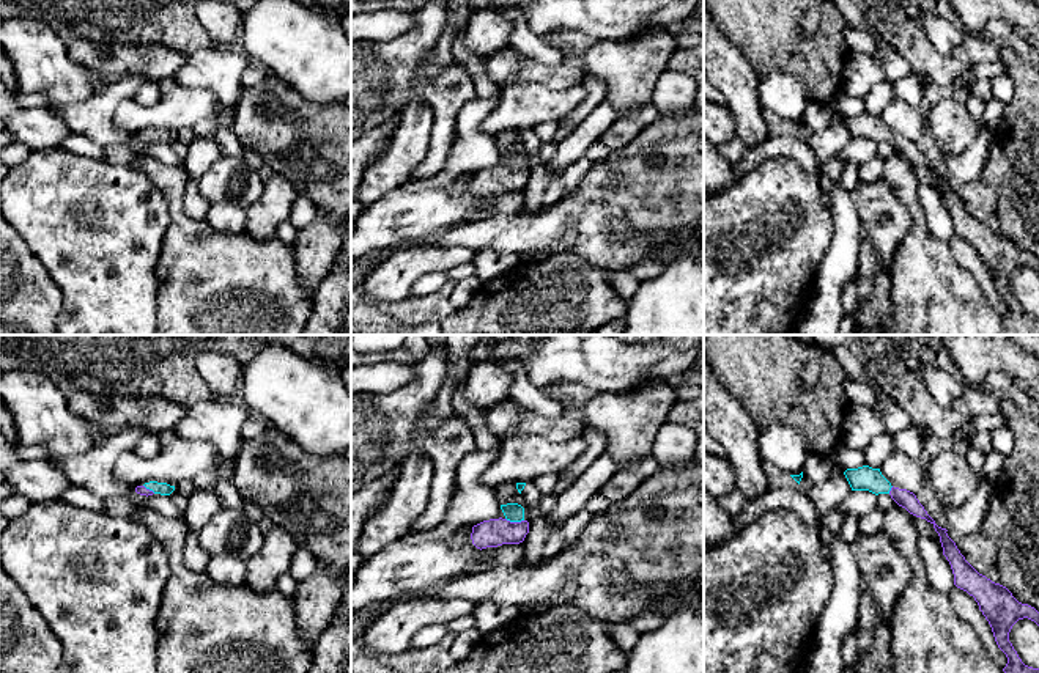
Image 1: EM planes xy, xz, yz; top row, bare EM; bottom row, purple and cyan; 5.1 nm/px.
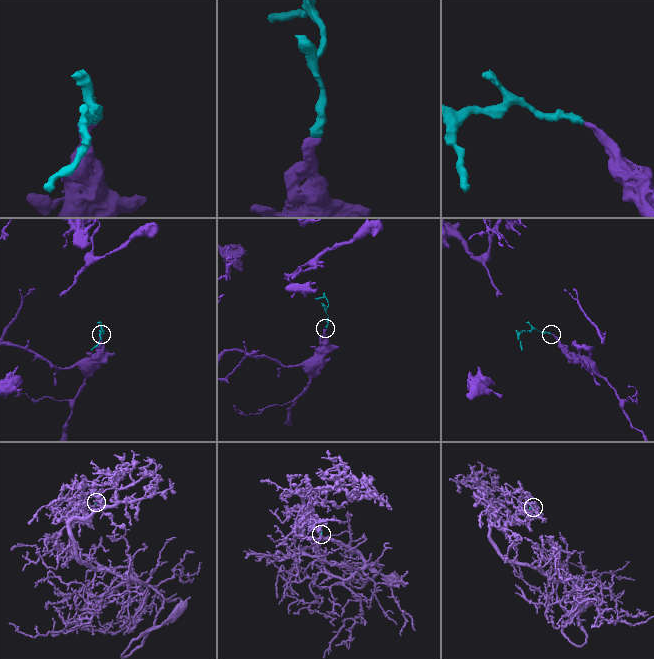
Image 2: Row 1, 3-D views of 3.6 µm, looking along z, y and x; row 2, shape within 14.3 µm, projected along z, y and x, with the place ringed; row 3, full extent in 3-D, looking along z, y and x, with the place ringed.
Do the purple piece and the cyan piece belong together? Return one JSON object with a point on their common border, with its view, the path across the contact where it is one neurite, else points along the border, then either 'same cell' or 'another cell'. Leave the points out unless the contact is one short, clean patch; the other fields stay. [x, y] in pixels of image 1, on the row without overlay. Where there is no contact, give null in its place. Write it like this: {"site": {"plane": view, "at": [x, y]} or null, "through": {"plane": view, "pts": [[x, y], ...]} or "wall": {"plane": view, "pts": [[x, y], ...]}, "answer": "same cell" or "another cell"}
{"site": {"plane": "xz", "at": [515, 170]}, "through": {"plane": "xz", "pts": [[490, 181], [506, 180], [515, 170], [515, 161]]}, "answer": "same cell"}

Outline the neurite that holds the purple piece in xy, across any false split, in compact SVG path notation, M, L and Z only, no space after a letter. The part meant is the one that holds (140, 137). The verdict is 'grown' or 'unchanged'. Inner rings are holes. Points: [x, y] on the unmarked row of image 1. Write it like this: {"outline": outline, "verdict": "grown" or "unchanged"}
{"outline": "M150 129L145 131L143 134L137 134L135 140L140 143L153 143L153 142L161 142L161 143L170 143L175 138L175 134L170 134L167 131L157 131L157 129Z", "verdict": "grown"}

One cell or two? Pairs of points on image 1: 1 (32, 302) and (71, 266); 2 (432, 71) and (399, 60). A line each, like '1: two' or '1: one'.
1: two
2: two

